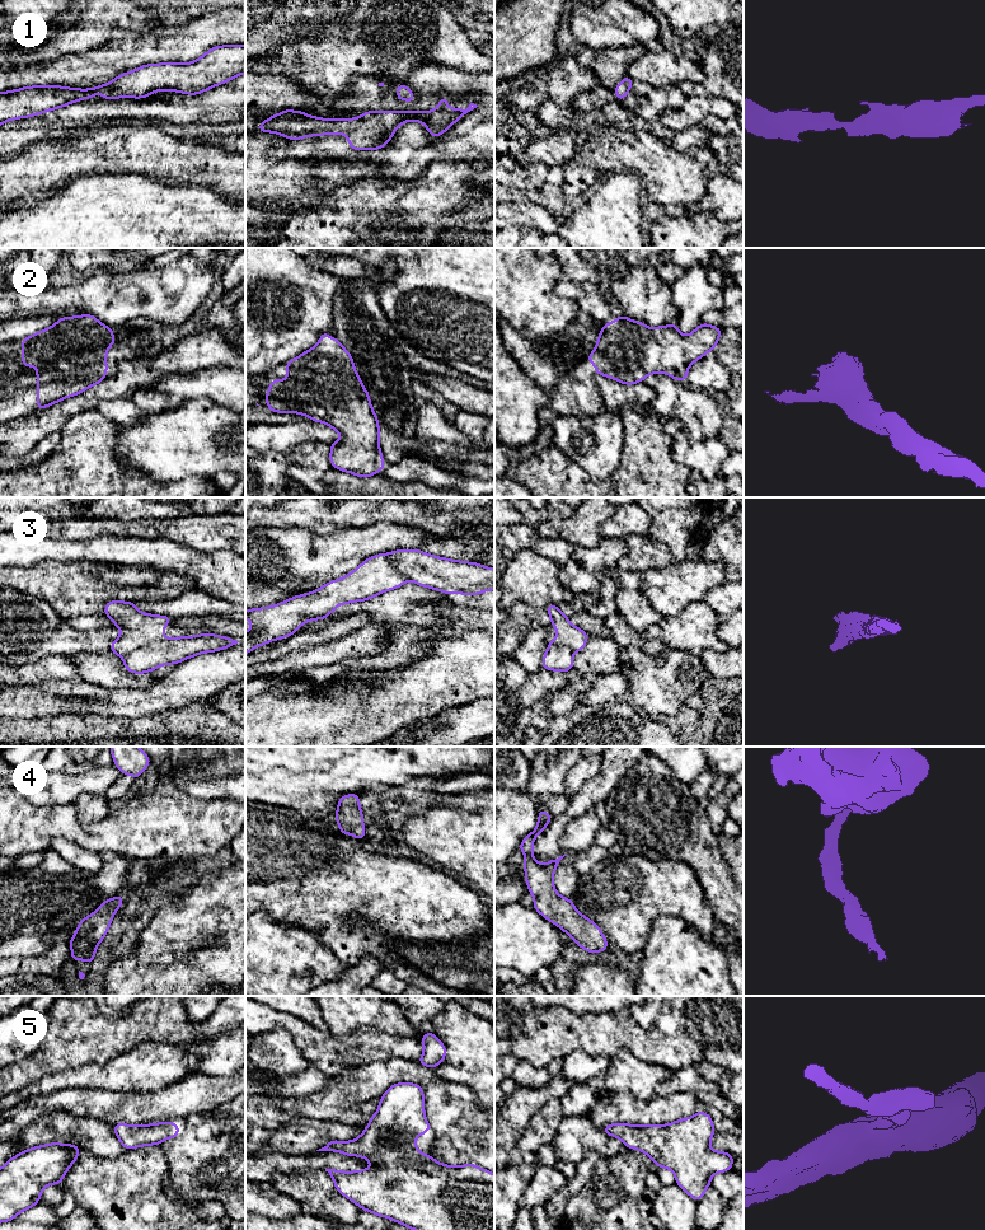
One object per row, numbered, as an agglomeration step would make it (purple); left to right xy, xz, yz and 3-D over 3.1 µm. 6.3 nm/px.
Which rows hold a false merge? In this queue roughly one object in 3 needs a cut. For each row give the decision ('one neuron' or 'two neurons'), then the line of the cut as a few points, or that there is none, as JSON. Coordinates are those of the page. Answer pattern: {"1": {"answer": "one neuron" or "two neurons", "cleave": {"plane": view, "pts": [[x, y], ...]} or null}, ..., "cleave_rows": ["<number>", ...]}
{"1": {"answer": "one neuron", "cleave": null}, "2": {"answer": "one neuron", "cleave": null}, "3": {"answer": "two neurons", "cleave": {"plane": "xy", "pts": [[165, 637], [153, 640], [123, 658]]}}, "4": {"answer": "one neuron", "cleave": null}, "5": {"answer": "one neuron", "cleave": null}, "cleave_rows": ["3"]}

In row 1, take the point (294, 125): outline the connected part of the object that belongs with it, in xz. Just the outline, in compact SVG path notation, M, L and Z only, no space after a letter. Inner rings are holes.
M441 95L438 106L428 112L371 112L367 109L357 118L327 120L309 116L301 111L285 109L261 122L257 132L273 132L290 140L341 134L348 137L350 149L380 150L389 144L395 130L404 122L418 121L426 126L432 137L436 137L447 131L461 116L477 107L477 104L470 103L466 109L449 109L447 97Z

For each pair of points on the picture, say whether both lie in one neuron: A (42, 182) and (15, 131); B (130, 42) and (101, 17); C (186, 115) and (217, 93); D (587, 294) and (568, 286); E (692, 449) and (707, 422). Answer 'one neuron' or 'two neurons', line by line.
A: two neurons
B: two neurons
C: two neurons
D: one neuron
E: two neurons

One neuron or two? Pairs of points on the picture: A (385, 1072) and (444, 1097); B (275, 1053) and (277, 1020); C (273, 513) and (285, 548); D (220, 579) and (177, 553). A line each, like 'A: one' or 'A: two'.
A: one
B: two
C: two
D: one

